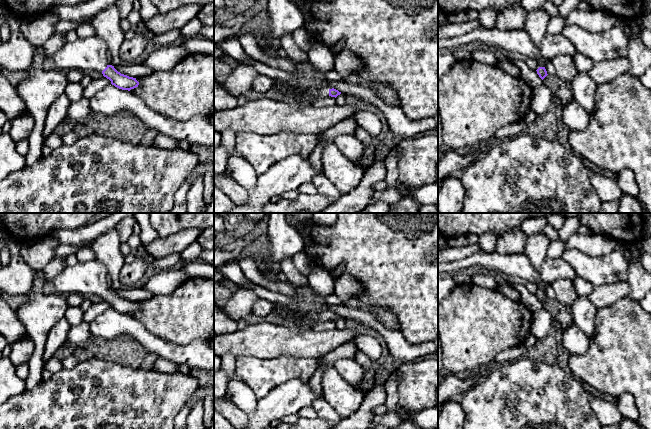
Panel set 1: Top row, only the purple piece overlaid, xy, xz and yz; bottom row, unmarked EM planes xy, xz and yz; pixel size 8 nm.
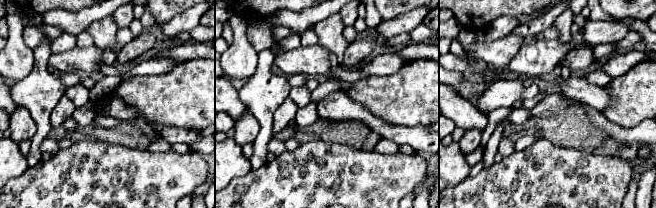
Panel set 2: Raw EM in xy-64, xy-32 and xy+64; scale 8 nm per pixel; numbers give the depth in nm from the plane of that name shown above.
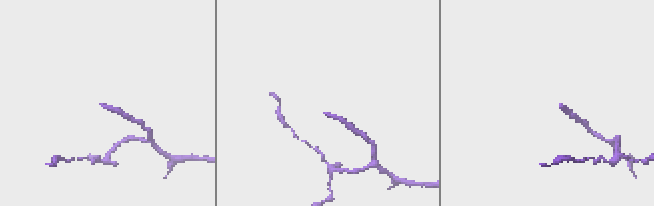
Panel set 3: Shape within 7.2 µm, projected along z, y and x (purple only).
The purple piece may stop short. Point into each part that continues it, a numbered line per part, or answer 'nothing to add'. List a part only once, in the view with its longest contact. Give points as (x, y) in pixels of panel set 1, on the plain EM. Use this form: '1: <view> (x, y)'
1: xy (90, 277)

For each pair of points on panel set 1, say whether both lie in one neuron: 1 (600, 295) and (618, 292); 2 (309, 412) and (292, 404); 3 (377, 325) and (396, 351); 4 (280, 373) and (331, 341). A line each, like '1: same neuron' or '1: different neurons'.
1: same neuron
2: different neurons
3: same neuron
4: different neurons

